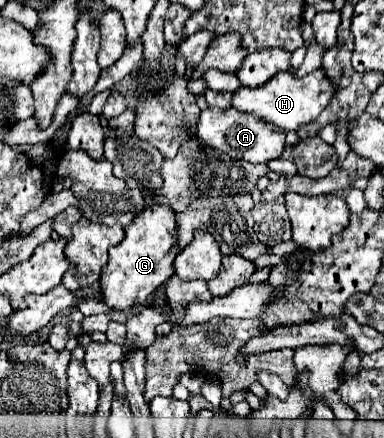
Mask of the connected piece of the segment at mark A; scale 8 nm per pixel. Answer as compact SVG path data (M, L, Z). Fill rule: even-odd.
M206 108L200 114L200 122L198 122L198 130L196 130L196 138L198 142L220 150L232 158L240 158L252 164L258 162L270 162L274 158L278 158L284 150L284 132L278 132L276 128L270 128L270 124L266 124L264 120L258 120L258 116L242 116L242 112L228 108Z

